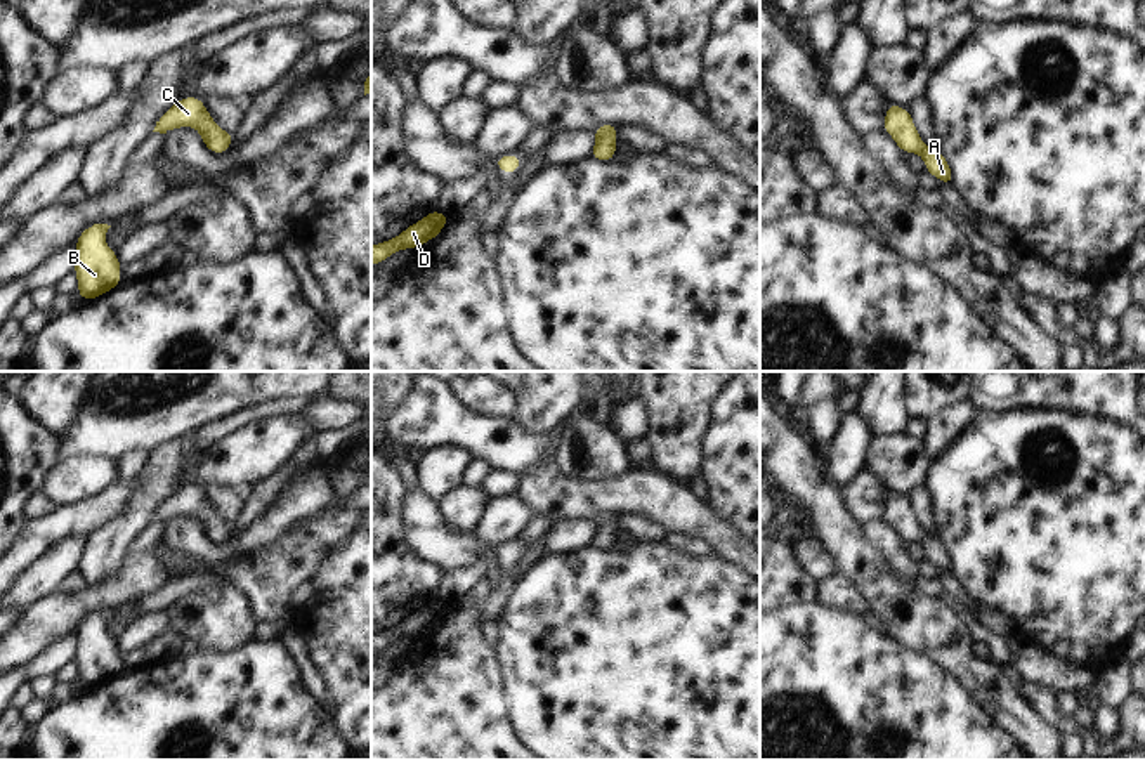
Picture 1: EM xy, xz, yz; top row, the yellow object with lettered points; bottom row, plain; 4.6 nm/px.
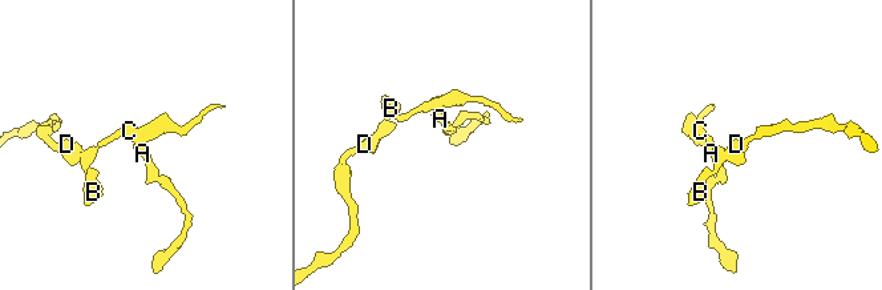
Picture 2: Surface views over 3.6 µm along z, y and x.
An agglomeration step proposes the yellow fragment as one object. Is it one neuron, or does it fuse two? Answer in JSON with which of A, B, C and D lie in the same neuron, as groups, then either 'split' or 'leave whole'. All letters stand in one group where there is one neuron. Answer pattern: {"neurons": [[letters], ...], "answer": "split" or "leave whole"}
{"neurons": [["A", "B", "C", "D"]], "answer": "leave whole"}

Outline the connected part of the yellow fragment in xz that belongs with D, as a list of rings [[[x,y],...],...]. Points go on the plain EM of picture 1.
[[[439,599],[429,600],[422,609],[408,614],[399,625],[373,633],[371,652],[378,654],[399,639],[423,635],[429,628],[439,625],[448,609],[448,602],[441,602]]]

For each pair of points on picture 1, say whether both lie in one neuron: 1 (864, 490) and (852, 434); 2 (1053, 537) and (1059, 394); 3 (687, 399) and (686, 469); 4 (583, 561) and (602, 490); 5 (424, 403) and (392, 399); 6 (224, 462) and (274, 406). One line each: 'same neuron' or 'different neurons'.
1: different neurons
2: different neurons
3: same neuron
4: different neurons
5: different neurons
6: different neurons

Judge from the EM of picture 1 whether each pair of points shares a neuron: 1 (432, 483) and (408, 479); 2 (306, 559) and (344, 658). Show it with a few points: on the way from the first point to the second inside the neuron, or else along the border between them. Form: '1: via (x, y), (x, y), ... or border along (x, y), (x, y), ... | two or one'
1: border along (412, 460), (420, 490) | two
2: border along (340, 545), (330, 552), (307, 580) | two

